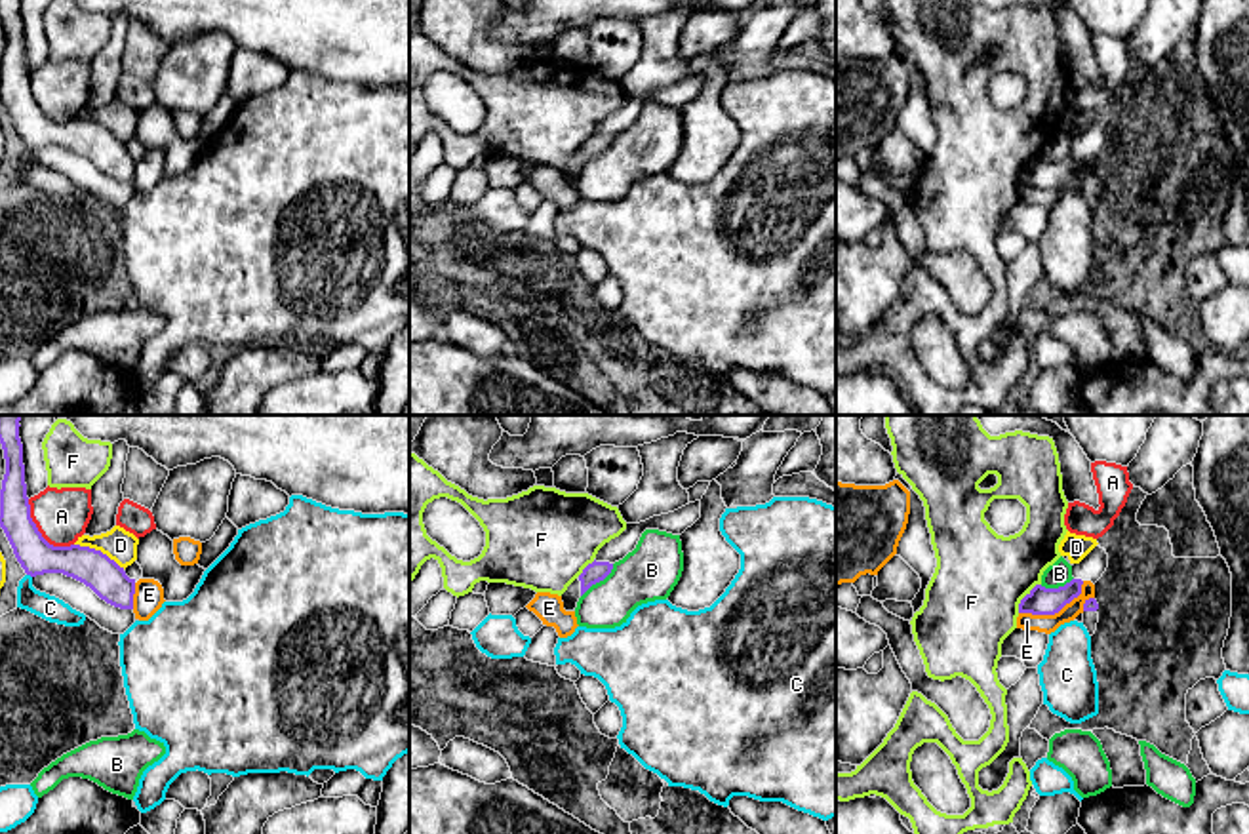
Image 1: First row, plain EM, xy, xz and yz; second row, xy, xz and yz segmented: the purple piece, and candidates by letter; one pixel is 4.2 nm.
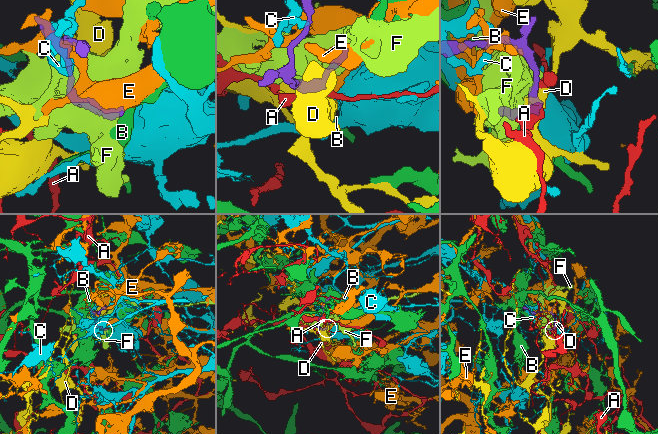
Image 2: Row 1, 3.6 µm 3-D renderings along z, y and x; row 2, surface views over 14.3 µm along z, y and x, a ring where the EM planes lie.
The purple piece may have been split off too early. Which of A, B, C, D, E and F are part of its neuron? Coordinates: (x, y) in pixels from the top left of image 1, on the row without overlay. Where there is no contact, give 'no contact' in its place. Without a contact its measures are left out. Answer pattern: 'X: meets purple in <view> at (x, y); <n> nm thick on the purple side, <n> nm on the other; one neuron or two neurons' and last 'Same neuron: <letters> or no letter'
A: meets purple in xy at (40, 107); 160 nm thick on the purple side, 220 nm on the other; two neurons
B: meets purple in xz at (598, 155); 90 nm thick on the purple side, 240 nm on the other; two neurons
C: meets purple in xy at (29, 147); 160 nm thick on the purple side, 110 nm on the other; two neurons
D: meets purple in xy at (99, 124); 160 nm thick on the purple side, 140 nm on the other; two neurons
E: meets purple in yz at (1055, 185); 120 nm thick on the purple side, 80 nm on the other; two neurons
F: meets purple in yz at (1025, 170); 120 nm thick on the purple side, 400 nm on the other; two neurons
Same neuron: no letter

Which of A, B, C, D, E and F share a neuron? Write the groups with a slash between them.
A / B / C / D / E / F

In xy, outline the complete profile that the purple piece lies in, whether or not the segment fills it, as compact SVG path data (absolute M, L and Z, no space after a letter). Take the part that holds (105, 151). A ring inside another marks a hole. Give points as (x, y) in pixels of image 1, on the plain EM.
M0 0L6 48L0 63L0 101L27 149L63 147L89 160L101 173L133 183L135 152L101 124L50 118L30 91L19 0Z

